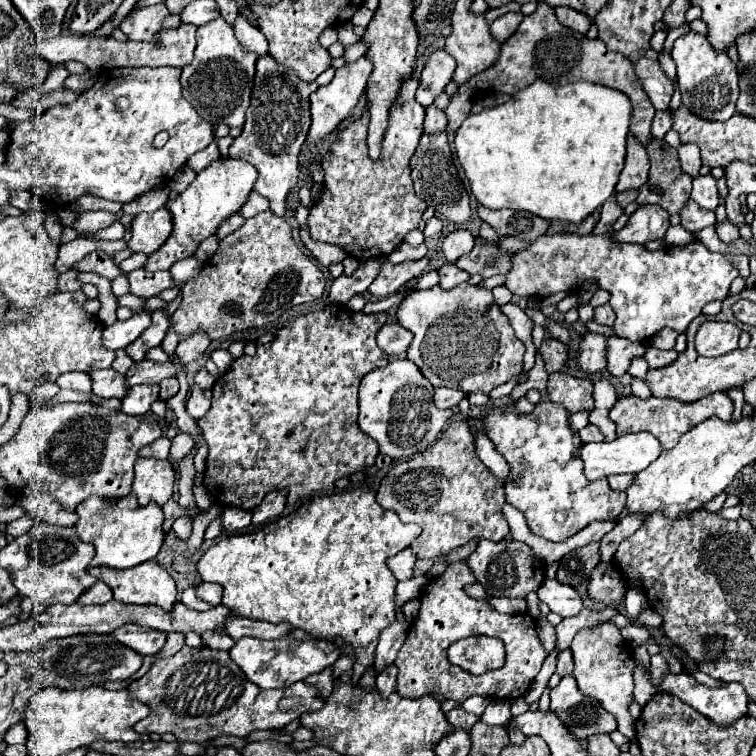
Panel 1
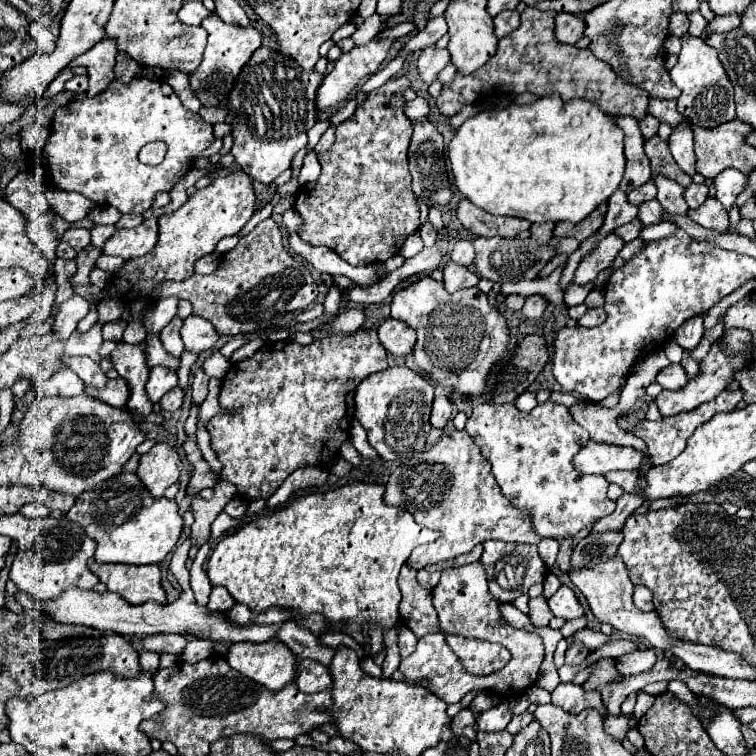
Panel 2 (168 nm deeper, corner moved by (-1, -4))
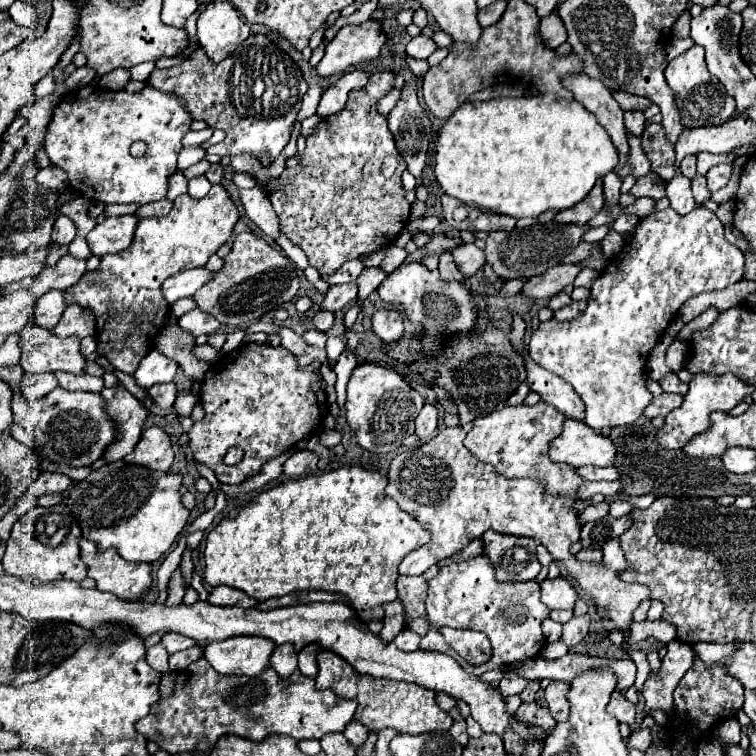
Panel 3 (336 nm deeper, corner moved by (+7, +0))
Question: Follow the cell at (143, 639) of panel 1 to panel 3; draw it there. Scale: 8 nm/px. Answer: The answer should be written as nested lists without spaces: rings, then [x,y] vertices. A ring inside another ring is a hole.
[[[164,634],[162,636],[162,646],[168,650],[168,654],[174,654],[178,650],[186,650],[186,648],[192,648],[196,646],[196,642],[192,638],[186,638],[186,636],[180,636],[180,634]]]

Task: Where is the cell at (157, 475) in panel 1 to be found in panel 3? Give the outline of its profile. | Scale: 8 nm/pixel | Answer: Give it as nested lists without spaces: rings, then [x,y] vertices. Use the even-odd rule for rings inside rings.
[[[150,426],[142,432],[140,442],[124,458],[128,464],[140,464],[150,470],[166,472],[172,466],[174,452],[168,434],[160,426]]]

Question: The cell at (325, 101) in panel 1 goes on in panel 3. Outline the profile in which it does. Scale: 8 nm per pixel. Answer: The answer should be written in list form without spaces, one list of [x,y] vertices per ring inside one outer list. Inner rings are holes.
[[[376,20],[366,22],[370,24],[348,24],[338,30],[334,40],[326,46],[324,58],[316,66],[320,76],[328,78],[380,54],[380,48],[386,42],[382,26]]]

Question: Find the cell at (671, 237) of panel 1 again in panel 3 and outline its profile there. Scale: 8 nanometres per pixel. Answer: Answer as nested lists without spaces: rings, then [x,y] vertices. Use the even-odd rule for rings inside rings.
[[[622,214],[614,224],[612,224],[612,228],[616,230],[616,232],[620,232],[620,234],[624,234],[624,232],[630,232],[634,226],[638,224],[638,216],[630,216],[630,214]]]

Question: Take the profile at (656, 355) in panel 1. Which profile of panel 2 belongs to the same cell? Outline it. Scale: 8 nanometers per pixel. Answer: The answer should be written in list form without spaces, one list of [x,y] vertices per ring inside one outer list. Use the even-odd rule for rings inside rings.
[[[670,364],[668,368],[662,368],[658,372],[656,382],[666,390],[678,390],[688,382],[688,376],[686,376],[682,364]]]

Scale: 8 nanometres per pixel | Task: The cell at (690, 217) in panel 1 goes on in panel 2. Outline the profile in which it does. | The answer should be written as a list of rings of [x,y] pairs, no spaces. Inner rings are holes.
[[[658,176],[654,182],[658,186],[656,198],[662,204],[662,208],[670,216],[688,216],[690,208],[688,208],[688,202],[684,200],[684,188],[680,184],[676,184],[674,180],[668,180],[662,176]]]

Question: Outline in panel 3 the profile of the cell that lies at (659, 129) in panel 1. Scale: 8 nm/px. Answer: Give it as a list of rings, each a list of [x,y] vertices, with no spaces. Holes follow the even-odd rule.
[[[626,110],[624,112],[624,126],[628,132],[632,132],[634,136],[642,136],[644,132],[644,114],[640,110]]]

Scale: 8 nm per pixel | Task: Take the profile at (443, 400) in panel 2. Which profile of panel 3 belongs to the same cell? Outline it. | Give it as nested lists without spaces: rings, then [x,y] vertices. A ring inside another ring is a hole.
[[[424,404],[416,418],[416,436],[418,440],[428,440],[438,428],[438,408],[432,404]]]

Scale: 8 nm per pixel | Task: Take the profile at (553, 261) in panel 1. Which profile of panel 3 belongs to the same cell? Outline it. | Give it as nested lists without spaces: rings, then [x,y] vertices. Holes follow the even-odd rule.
[[[698,206],[686,216],[676,214],[672,208],[654,212],[642,220],[636,234],[624,244],[622,252],[608,261],[604,275],[600,274],[590,289],[584,314],[568,322],[558,322],[552,318],[534,330],[528,344],[530,358],[574,386],[584,402],[584,424],[592,430],[602,432],[614,426],[634,424],[652,400],[652,394],[646,388],[646,360],[650,350],[660,342],[666,326],[674,320],[678,308],[688,298],[702,292],[722,290],[740,282],[742,276],[744,254],[726,242],[724,228],[712,210]]]

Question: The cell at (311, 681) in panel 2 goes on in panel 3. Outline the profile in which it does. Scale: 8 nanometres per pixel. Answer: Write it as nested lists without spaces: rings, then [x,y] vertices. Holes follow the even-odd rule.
[[[292,644],[276,646],[274,652],[272,652],[270,666],[278,672],[278,676],[288,678],[296,670],[296,666],[298,666],[298,656],[296,656],[296,650],[292,648]]]

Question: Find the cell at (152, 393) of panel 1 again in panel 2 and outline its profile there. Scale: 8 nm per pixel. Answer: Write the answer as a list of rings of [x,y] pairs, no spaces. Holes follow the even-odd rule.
[[[154,366],[150,370],[150,378],[146,382],[146,394],[150,398],[150,402],[160,402],[160,398],[172,390],[174,386],[178,384],[178,378],[176,378],[176,372],[164,368],[164,366]]]

